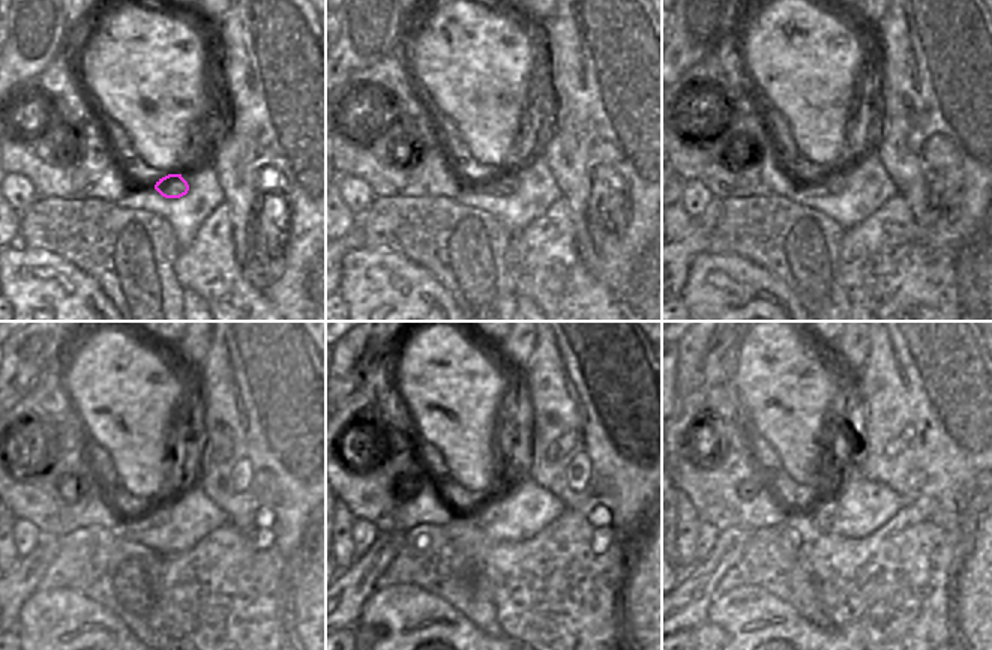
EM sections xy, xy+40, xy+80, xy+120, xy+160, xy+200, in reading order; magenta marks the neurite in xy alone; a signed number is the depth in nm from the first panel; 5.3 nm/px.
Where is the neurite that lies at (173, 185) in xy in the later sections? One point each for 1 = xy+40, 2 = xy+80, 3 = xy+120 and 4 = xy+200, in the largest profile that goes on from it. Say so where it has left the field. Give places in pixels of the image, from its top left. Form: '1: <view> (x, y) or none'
1: xy+40 (500, 183)
2: xy+80 (832, 182)
3: xy+120 (156, 514)
4: xy+200 (821, 511)

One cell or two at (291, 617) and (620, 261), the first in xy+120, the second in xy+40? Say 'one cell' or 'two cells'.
two cells

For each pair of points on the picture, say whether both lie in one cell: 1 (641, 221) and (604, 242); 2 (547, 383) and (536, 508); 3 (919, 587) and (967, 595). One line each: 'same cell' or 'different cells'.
1: same cell
2: different cells
3: different cells

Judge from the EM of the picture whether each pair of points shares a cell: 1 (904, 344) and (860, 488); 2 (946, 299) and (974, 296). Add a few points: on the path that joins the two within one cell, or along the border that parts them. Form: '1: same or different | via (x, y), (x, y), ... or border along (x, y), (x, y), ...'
1: different | border along (833, 478), (863, 476), (884, 482), (896, 491)
2: different | border along (955, 263), (955, 291), (961, 305)

